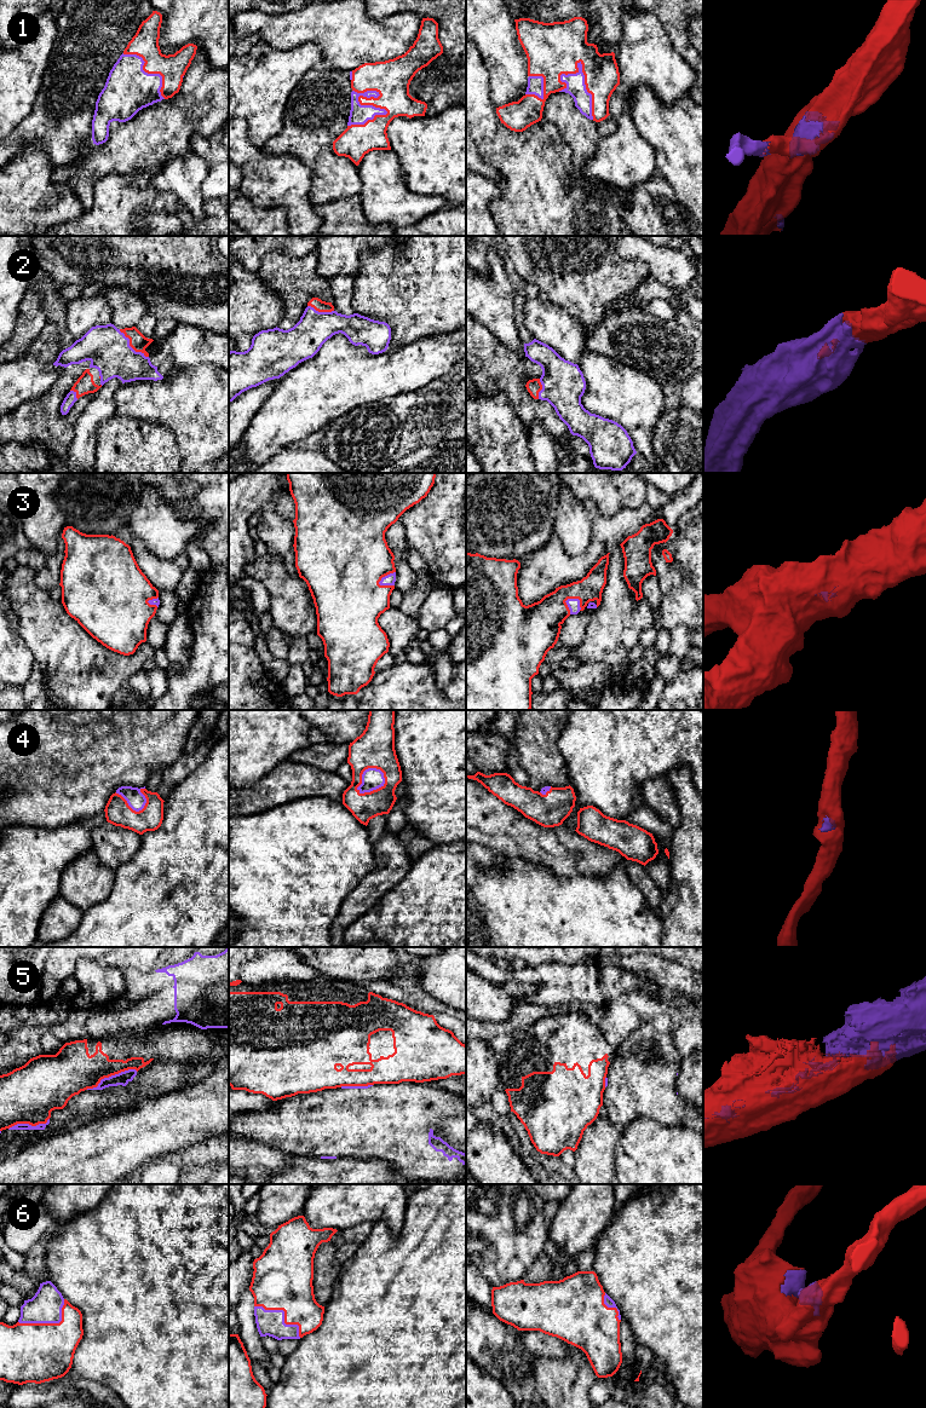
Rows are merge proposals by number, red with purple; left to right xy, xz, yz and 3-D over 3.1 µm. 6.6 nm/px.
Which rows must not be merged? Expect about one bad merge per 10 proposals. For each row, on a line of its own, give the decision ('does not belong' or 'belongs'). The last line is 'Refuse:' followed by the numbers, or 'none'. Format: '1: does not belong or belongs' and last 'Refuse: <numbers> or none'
1: belongs
2: belongs
3: belongs
4: belongs
5: does not belong
6: belongs
Refuse: 5

